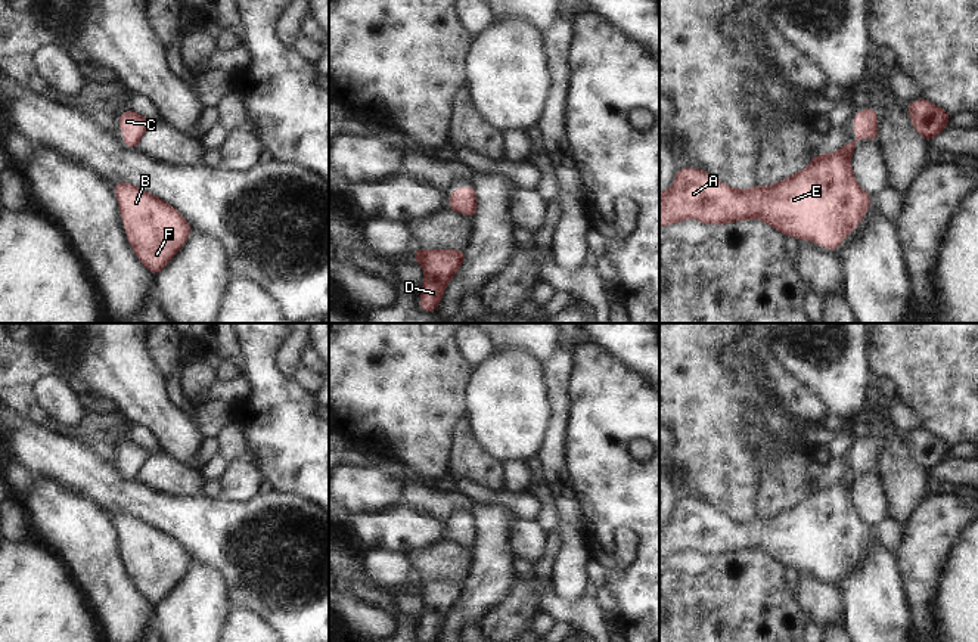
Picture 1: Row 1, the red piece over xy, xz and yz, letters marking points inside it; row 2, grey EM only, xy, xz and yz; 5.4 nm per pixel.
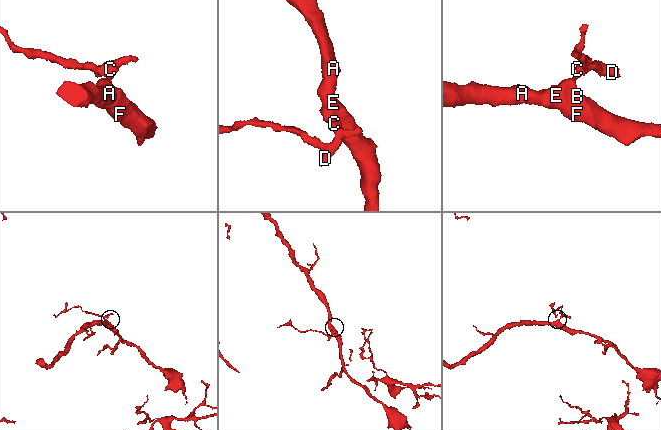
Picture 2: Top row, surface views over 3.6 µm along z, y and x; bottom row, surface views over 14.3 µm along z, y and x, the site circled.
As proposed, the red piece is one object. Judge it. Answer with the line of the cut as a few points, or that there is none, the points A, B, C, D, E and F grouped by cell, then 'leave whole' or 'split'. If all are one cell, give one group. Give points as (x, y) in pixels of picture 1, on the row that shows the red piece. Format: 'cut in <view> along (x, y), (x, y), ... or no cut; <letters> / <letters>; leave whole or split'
no cut; A B C D E F; leave whole

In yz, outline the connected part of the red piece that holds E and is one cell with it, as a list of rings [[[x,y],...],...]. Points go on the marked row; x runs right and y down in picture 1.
[[[876,106],[857,109],[853,120],[857,133],[853,142],[845,142],[832,153],[816,153],[810,164],[771,186],[757,183],[752,189],[738,189],[721,183],[710,171],[682,165],[673,184],[659,193],[659,227],[696,220],[705,224],[721,226],[746,220],[761,220],[785,238],[814,242],[832,254],[845,238],[864,220],[872,205],[872,196],[857,182],[851,167],[851,158],[860,139],[879,140]]]

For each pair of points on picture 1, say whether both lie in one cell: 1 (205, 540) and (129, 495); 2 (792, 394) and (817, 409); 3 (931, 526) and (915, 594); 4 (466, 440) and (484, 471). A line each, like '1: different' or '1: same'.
1: same
2: same
3: same
4: same

